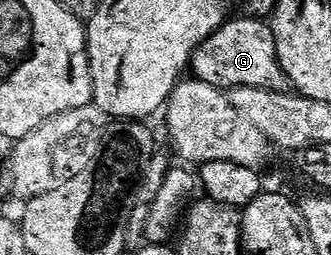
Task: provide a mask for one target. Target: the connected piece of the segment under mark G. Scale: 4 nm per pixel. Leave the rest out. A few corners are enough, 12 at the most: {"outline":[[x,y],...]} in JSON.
{"outline":[[227,20],[199,44],[192,77],[288,91],[272,25]]}

